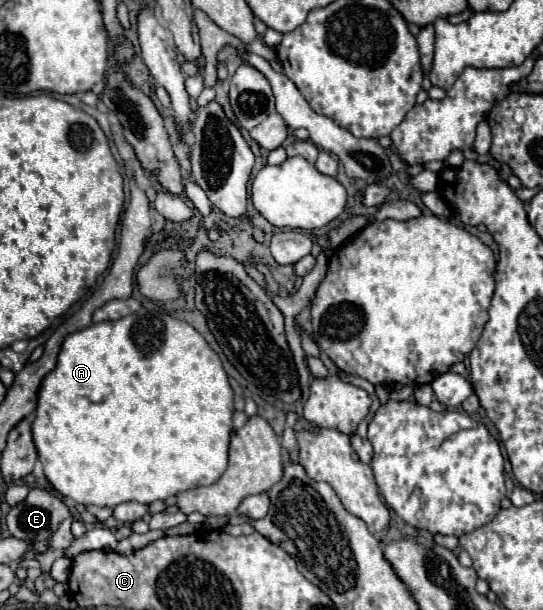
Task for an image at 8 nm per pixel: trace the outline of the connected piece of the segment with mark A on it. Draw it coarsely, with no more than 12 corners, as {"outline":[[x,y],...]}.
{"outline":[[141,309],[67,335],[33,441],[81,505],[227,469],[217,353]]}

